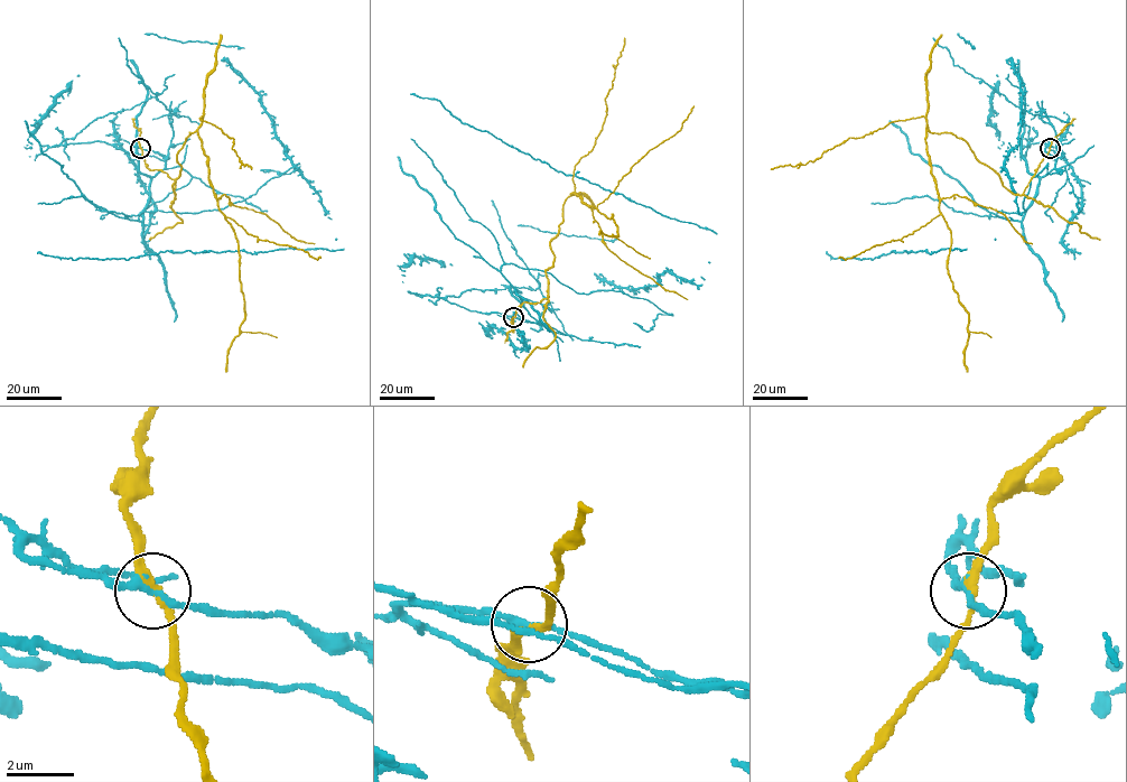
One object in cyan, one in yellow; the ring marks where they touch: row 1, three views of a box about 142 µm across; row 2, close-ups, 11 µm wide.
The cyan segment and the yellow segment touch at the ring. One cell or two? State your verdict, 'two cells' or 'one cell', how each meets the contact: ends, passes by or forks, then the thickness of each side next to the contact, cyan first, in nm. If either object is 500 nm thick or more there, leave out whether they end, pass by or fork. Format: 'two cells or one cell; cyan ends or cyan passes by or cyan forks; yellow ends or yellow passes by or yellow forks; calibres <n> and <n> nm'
two cells; cyan passes by; yellow passes by; calibres 190 and 240 nm

